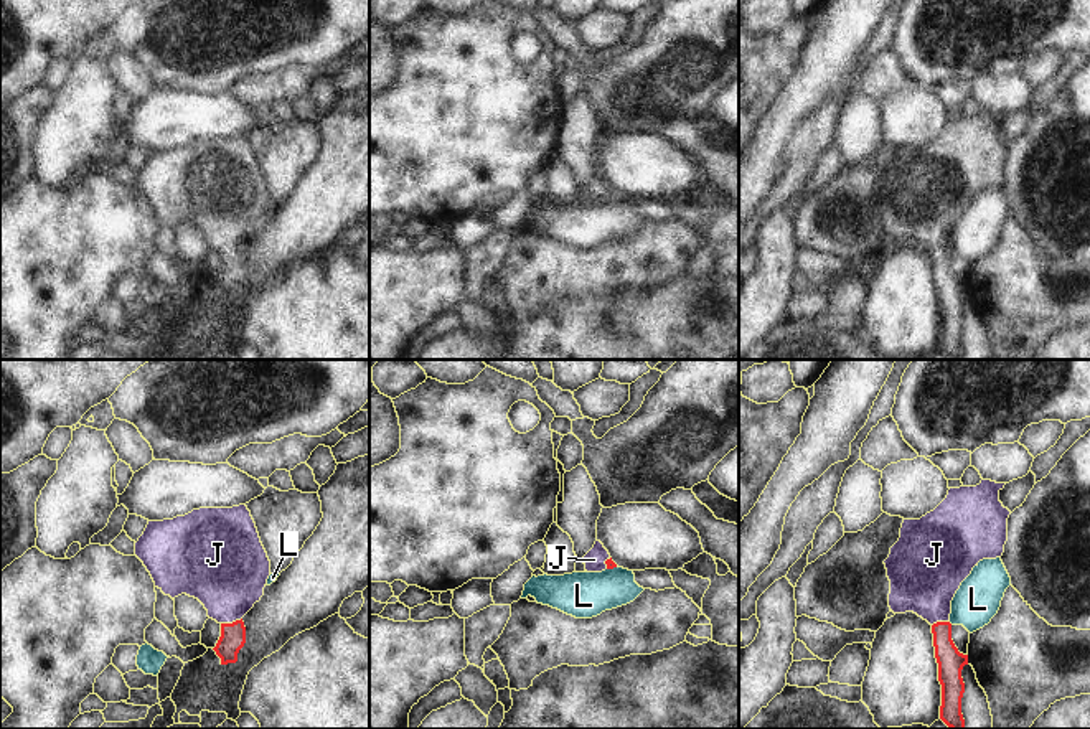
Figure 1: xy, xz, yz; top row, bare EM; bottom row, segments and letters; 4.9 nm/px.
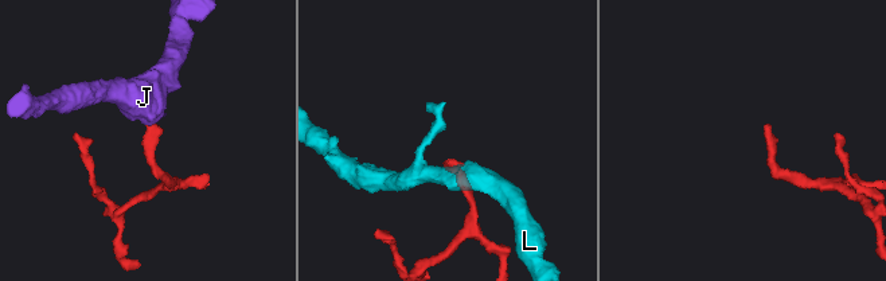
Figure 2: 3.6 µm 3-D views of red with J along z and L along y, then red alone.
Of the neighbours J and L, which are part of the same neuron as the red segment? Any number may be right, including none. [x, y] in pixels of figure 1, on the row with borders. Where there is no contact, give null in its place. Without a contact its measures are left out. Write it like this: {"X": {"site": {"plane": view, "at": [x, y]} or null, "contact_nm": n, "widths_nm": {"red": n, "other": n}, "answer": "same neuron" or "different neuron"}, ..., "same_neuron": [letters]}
{"J": {"site": {"plane": "xy", "at": [233, 622]}, "contact_nm": 110, "widths_nm": {"red": 130, "other": 380}, "answer": "same neuron"}, "L": {"site": {"plane": "xz", "at": [612, 568]}, "contact_nm": 60, "widths_nm": {"red": 50, "other": 220}, "answer": "different neuron"}, "same_neuron": ["J"]}

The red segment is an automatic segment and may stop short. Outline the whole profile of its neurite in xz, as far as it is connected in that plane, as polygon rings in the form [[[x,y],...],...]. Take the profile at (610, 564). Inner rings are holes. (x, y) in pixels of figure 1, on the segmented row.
[[[595,541],[594,548],[582,557],[582,561],[587,572],[602,572],[617,567],[600,541]]]

